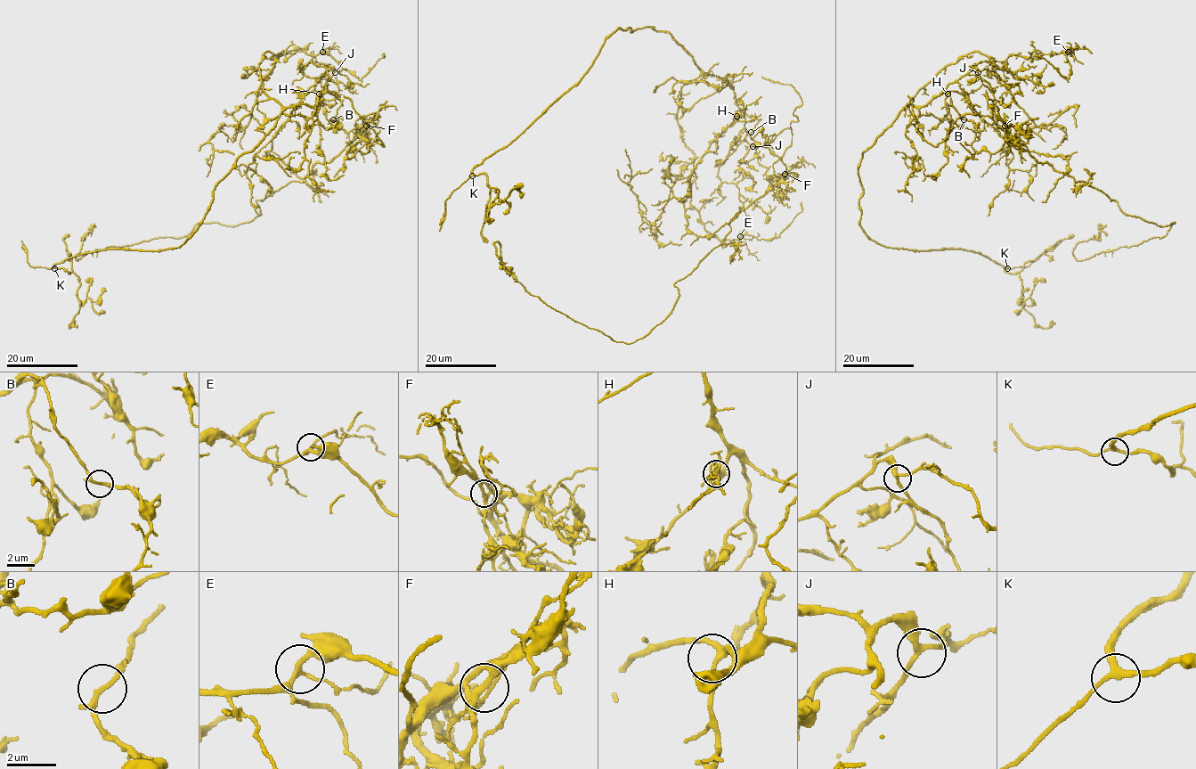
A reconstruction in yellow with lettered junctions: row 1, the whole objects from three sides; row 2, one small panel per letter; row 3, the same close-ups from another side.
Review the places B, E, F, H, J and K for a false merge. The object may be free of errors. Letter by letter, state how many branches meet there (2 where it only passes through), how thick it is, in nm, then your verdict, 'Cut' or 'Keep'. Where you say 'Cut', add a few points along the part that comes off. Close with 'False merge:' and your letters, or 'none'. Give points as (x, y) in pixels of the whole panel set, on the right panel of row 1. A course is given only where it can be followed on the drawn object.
B: Branches: 4. Thickness 170 nm. Keep
E: Branches: 4. Thickness 190 nm. Keep
F: Branches: 4. Thickness 220 nm. Cut. Course of the part to remove: (1004, 126), (1038, 162), (1101, 190), (1126, 214), (1175, 223), (1163, 237), (1078, 261), (1074, 248), (1106, 224)
H: Branches: 3. Thickness 220 nm. Keep
J: Branches: 3. Thickness 240 nm. Keep
K: Branches: 3. Thickness 240 nm. Keep
False merge: F

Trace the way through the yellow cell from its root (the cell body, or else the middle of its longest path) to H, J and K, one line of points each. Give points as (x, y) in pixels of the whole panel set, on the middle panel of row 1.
H: (752, 132), (759, 120), (741, 110), (736, 116)
J: (752, 132), (759, 120), (744, 113), (745, 140), (752, 146)
K: (752, 132), (759, 120), (738, 106), (733, 88), (705, 74), (668, 32), (617, 28), (588, 71), (472, 175)

